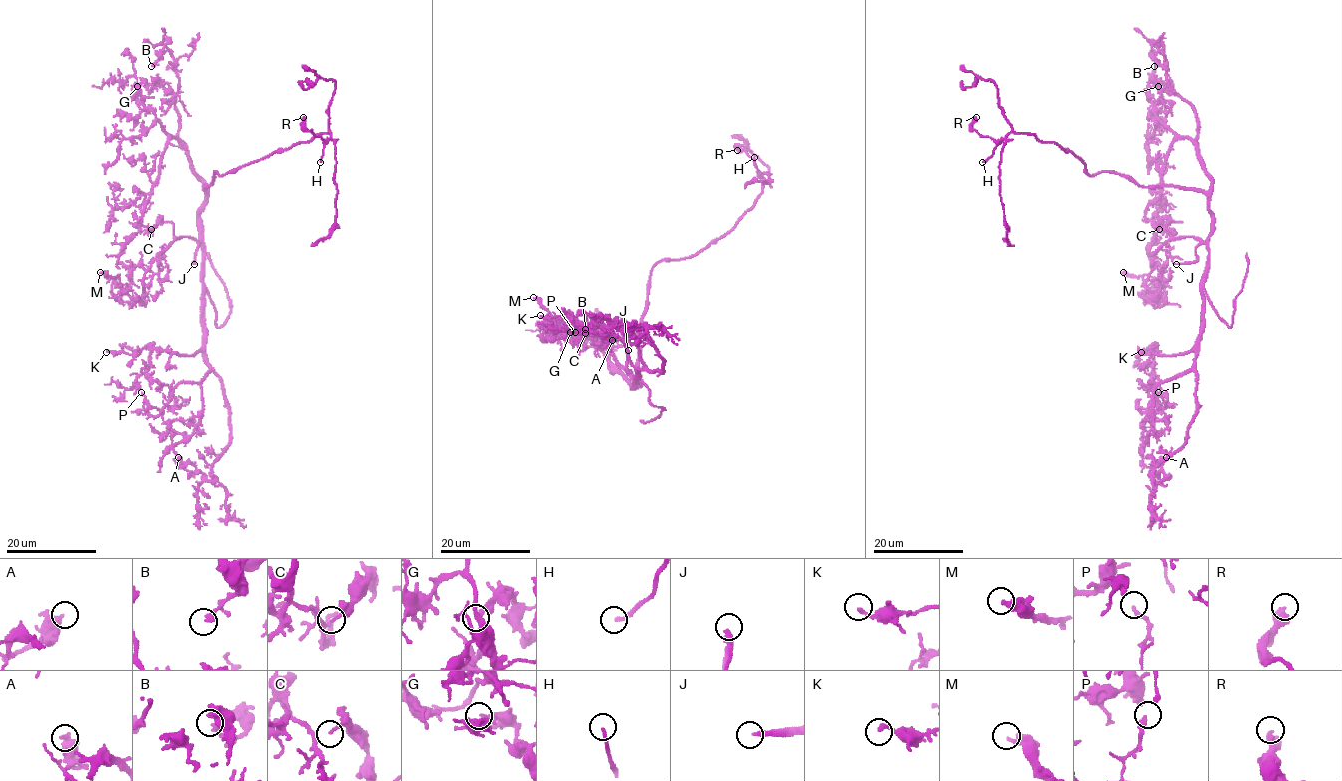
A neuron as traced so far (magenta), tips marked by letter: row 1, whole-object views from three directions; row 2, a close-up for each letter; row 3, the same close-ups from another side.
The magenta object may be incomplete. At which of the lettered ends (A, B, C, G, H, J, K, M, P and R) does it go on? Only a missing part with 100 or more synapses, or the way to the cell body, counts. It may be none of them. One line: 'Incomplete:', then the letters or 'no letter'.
Incomplete: J

